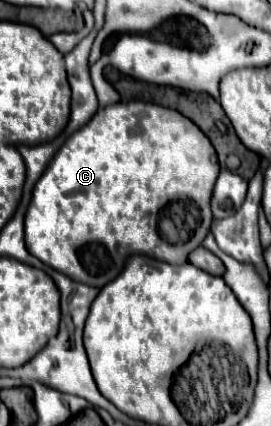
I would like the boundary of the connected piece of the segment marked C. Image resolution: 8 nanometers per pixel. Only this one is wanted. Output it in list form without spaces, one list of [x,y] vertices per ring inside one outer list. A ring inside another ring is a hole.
[[[143,101],[107,105],[107,107],[99,109],[87,125],[83,125],[73,135],[69,135],[69,139],[61,145],[61,149],[49,161],[49,167],[45,169],[41,179],[35,183],[31,203],[29,203],[29,209],[25,213],[25,237],[27,237],[25,245],[27,245],[27,251],[31,255],[35,255],[39,261],[43,261],[45,265],[69,275],[73,281],[93,285],[93,287],[103,287],[105,283],[113,281],[121,273],[125,261],[137,253],[149,255],[153,259],[167,261],[173,265],[187,263],[189,251],[197,249],[209,231],[209,225],[211,225],[209,199],[211,199],[213,183],[215,183],[217,175],[219,175],[219,163],[217,163],[217,155],[215,155],[211,141],[199,131],[199,127],[195,123],[191,123],[179,111],[173,111],[173,109],[155,105],[155,103],[143,103]]]

